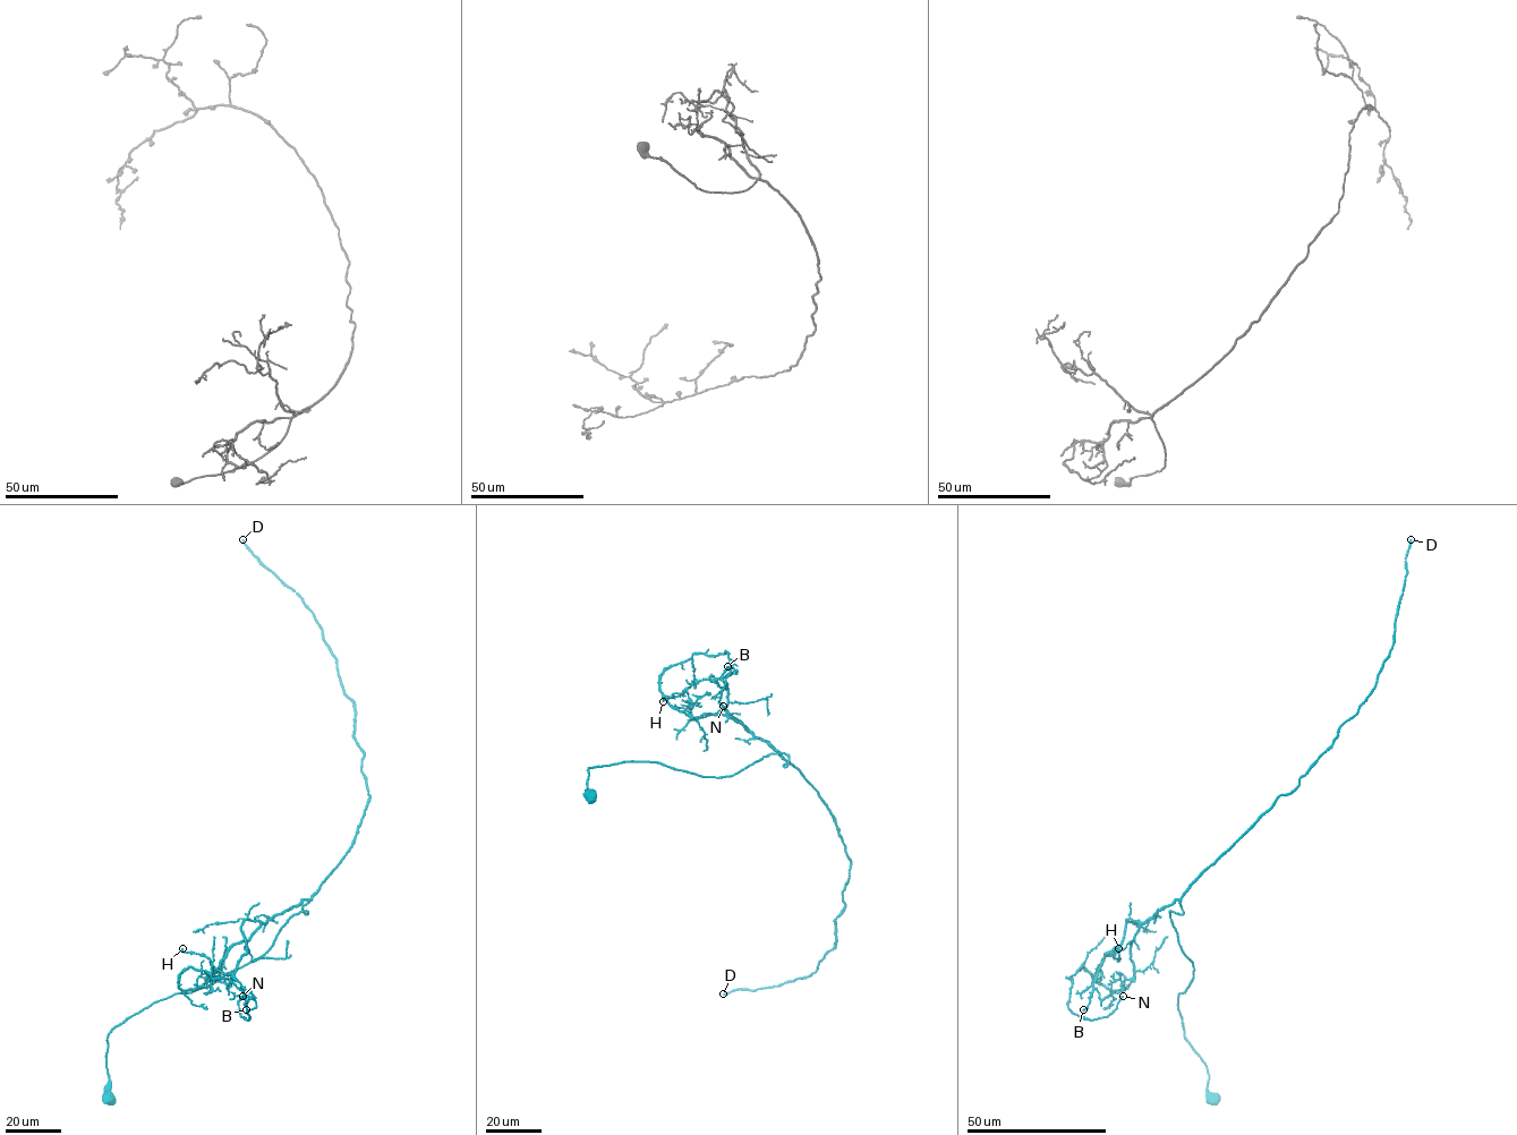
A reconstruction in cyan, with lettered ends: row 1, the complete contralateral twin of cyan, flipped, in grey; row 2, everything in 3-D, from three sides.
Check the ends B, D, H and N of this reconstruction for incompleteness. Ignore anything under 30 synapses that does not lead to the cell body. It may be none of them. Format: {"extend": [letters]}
{"extend": ["D"]}

